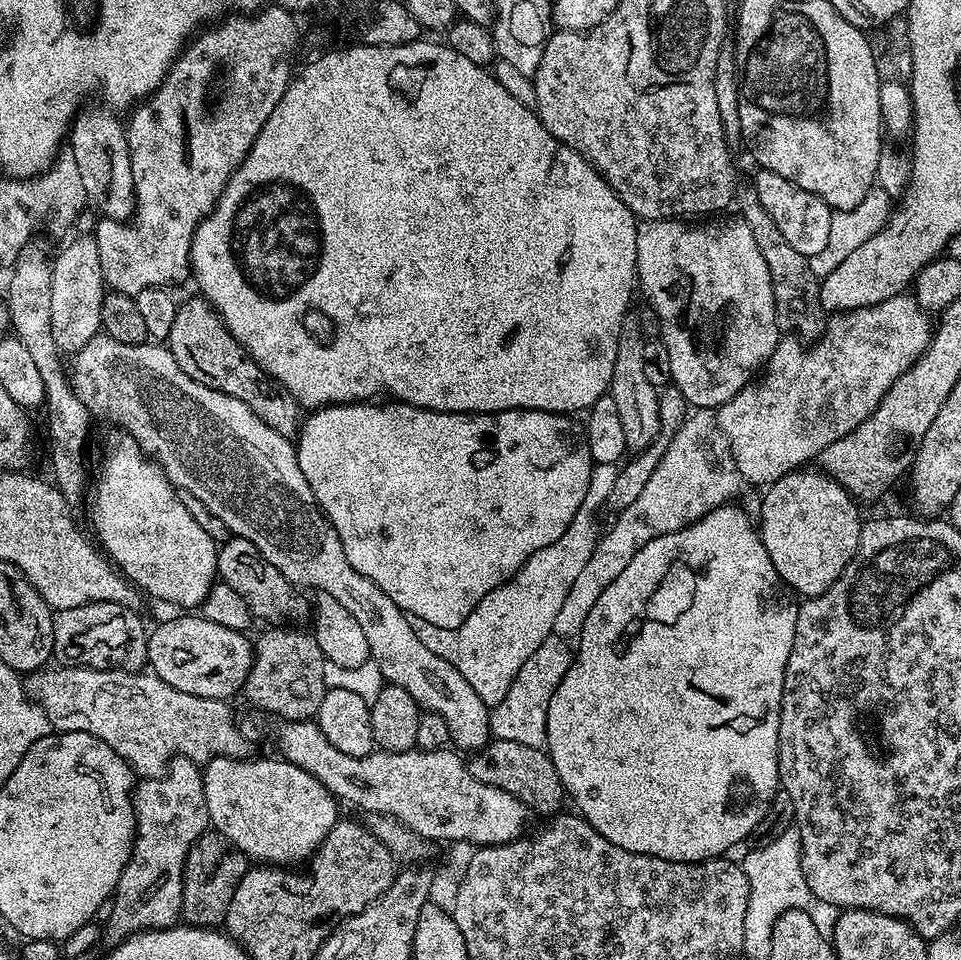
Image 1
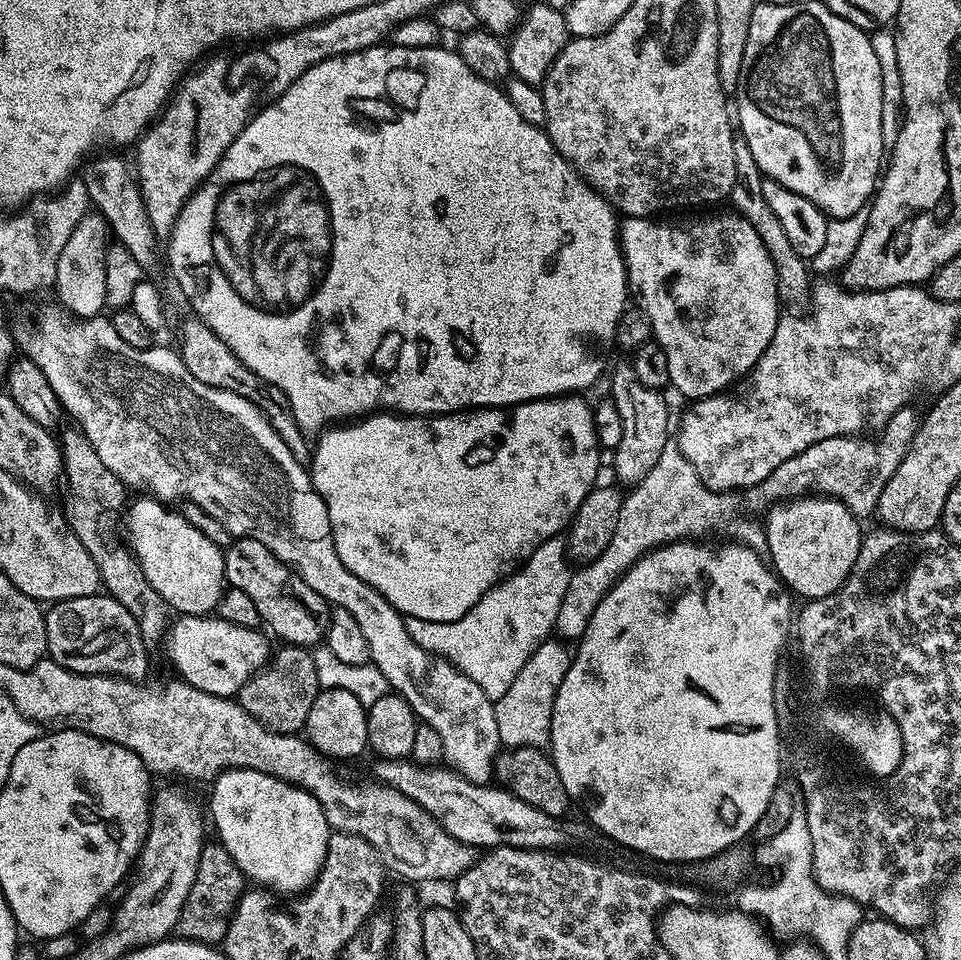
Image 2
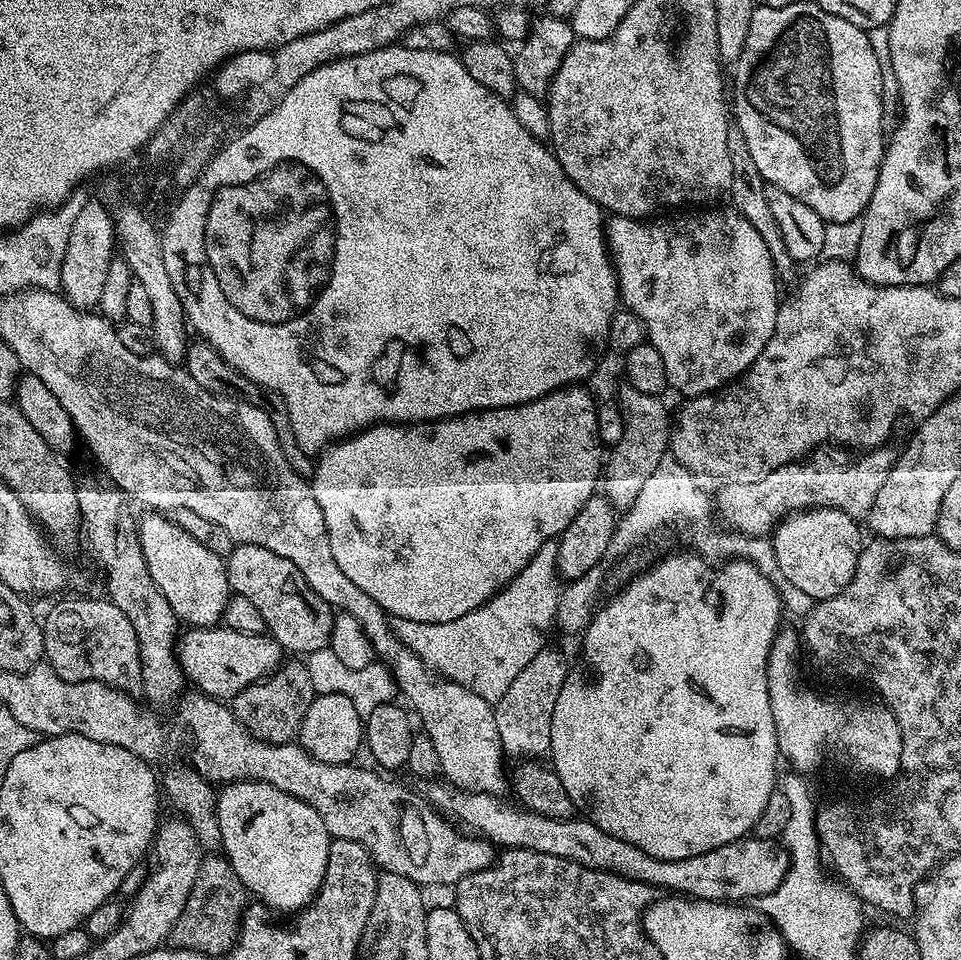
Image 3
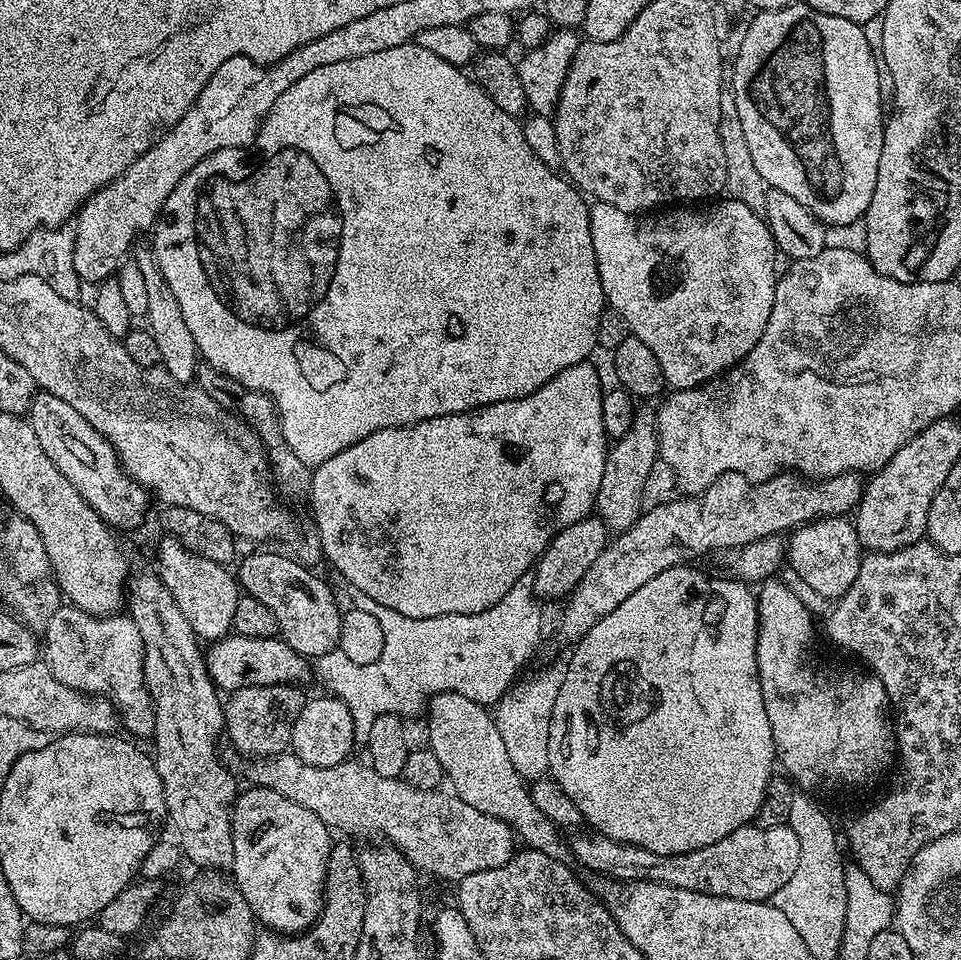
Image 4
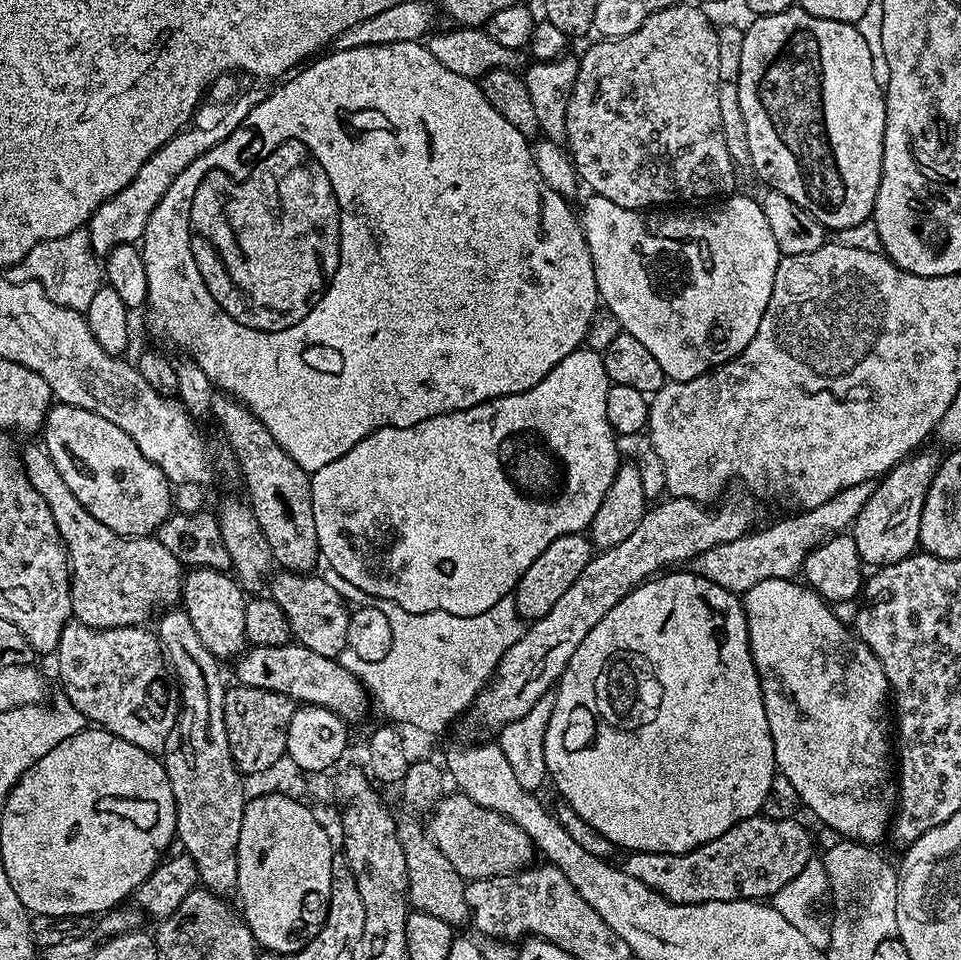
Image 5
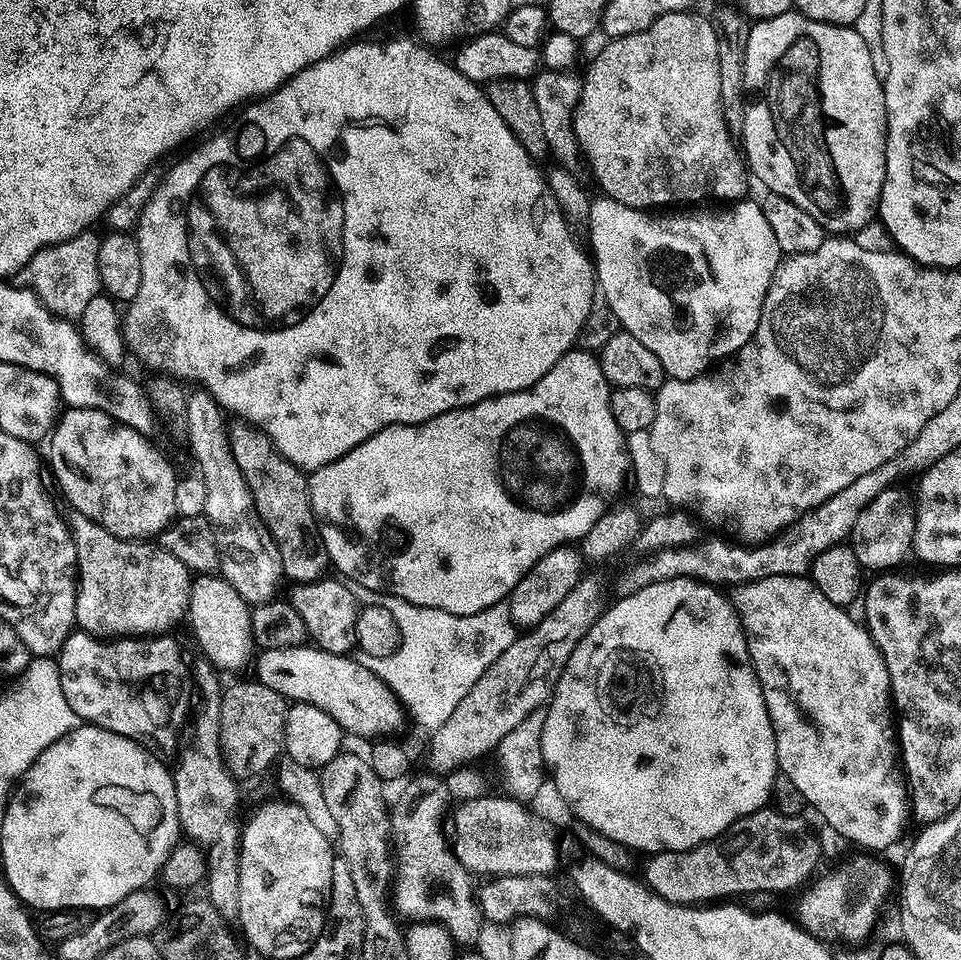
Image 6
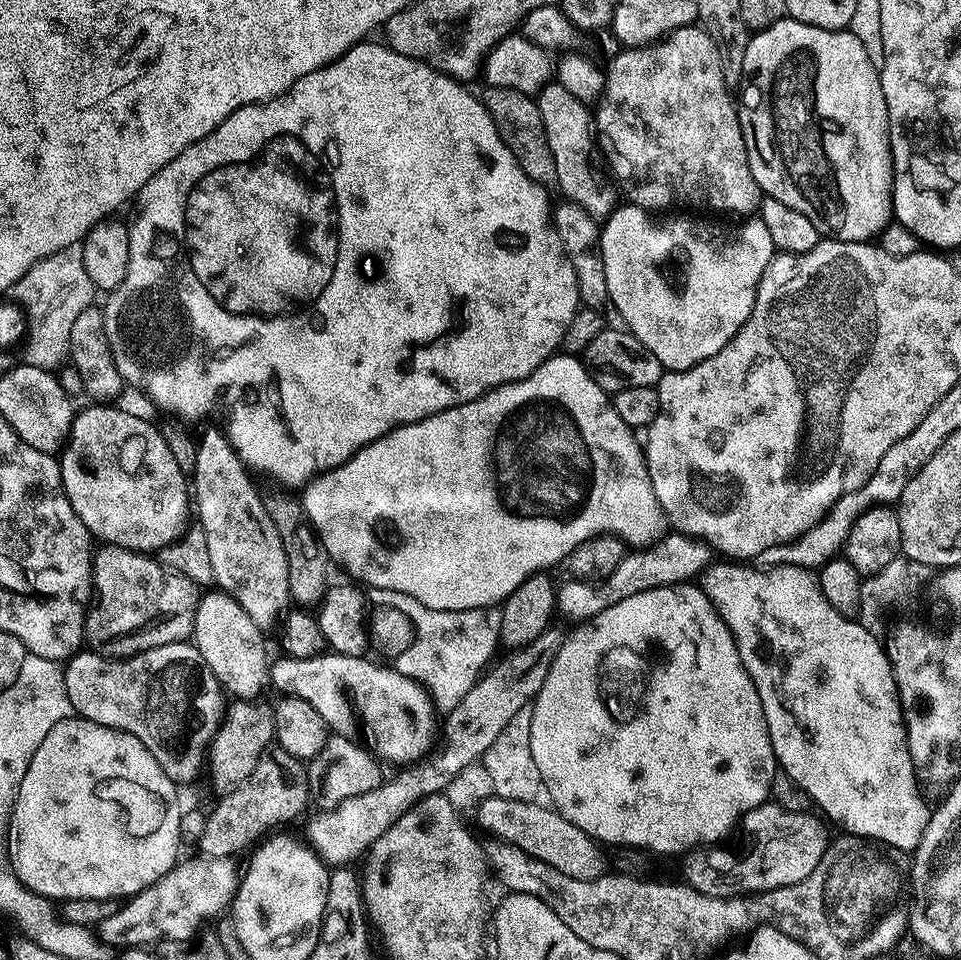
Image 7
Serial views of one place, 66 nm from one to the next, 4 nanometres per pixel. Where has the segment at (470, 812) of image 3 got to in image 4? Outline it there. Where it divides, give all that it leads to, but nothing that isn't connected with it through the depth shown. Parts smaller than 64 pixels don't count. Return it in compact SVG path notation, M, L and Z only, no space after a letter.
M755 822L743 824L710 846L669 856L618 842L595 830L580 830L573 836L576 837L570 840L571 859L609 880L623 880L626 884L651 880L654 884L665 884L671 888L739 900L771 901L772 895L790 882L800 861L798 834L794 834L787 824L765 828L759 828Z

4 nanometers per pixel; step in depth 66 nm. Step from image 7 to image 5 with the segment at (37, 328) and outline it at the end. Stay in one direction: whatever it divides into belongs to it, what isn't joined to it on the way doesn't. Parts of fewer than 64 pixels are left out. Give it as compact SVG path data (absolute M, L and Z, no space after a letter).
M87 231L71 232L62 238L54 238L34 246L26 258L7 269L9 280L26 282L37 280L44 287L49 298L62 308L69 308L81 314L87 313L94 294L102 287L102 268Z

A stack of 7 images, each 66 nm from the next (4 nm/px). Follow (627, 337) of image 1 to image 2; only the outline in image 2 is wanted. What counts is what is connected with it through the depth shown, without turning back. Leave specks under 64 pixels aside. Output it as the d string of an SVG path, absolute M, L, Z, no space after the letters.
M627 359L620 360L616 365L611 365L610 376L612 372L612 392L610 398L614 402L614 406L618 406L618 414L622 417L622 442L618 442L618 446L611 453L611 467L614 469L615 479L618 481L625 480L628 486L635 485L646 474L650 474L650 470L654 466L654 462L658 462L662 450L670 442L668 436L668 404L663 400L661 393L657 389L650 386L642 386L642 382L638 382L638 374L634 372L634 366Z

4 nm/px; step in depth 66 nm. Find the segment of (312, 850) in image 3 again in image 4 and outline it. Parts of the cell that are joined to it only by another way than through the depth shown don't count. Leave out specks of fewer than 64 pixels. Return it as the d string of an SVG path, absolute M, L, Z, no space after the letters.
M248 786L245 792L243 789L237 795L236 803L232 806L232 833L234 834L234 862L232 863L230 872L237 886L240 887L240 892L244 895L244 903L249 913L253 917L257 916L264 923L263 927L265 929L277 934L295 936L301 932L307 932L315 924L317 918L320 917L320 912L324 908L324 879L328 876L328 851L330 851L334 843L329 828L320 821L318 814L306 810L306 806L298 806L298 802L290 802L290 798L286 798L269 788Z

